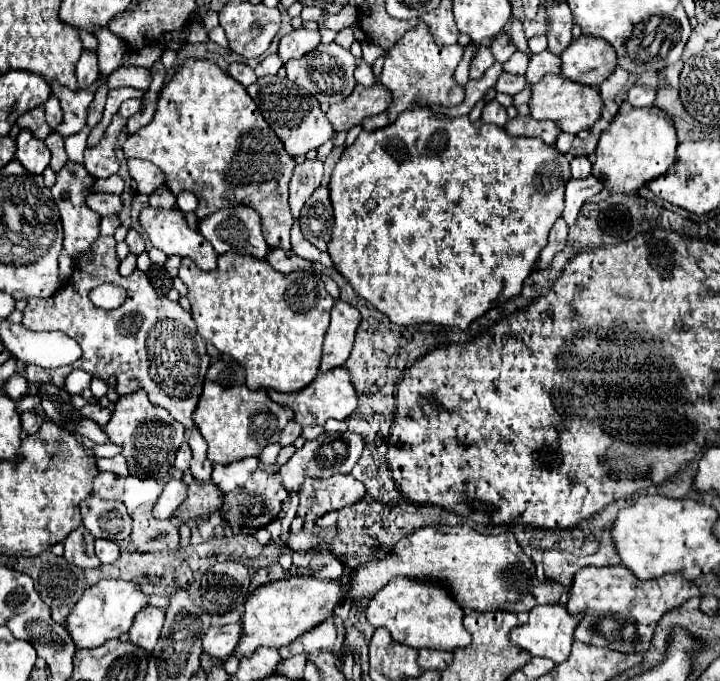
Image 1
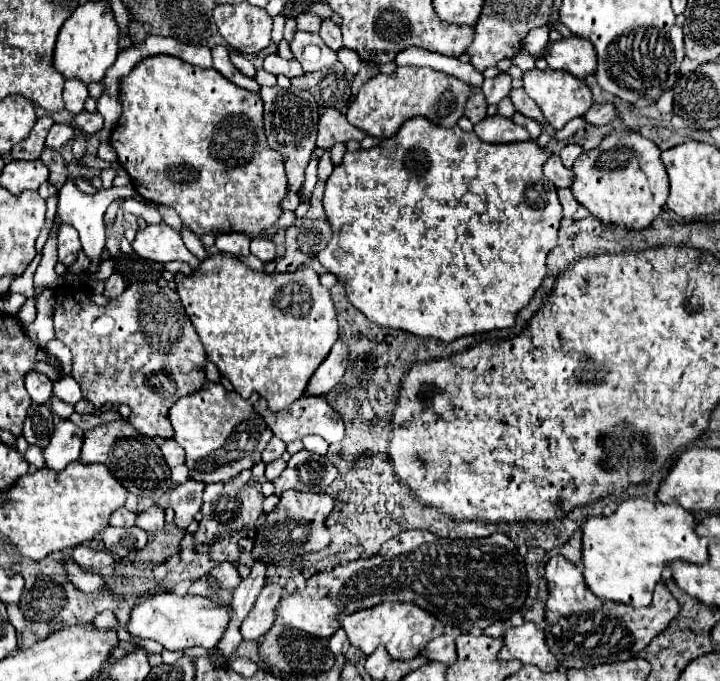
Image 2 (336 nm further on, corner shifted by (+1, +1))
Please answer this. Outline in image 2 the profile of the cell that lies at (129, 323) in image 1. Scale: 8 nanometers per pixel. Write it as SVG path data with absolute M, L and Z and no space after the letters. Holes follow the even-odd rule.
M134 282L108 306L94 306L90 302L90 292L84 288L60 290L62 306L58 306L58 292L54 304L54 332L72 350L72 378L80 384L84 400L100 408L104 402L118 402L130 408L130 424L146 436L172 438L172 424L168 420L168 408L182 396L198 392L204 382L206 352L204 346L182 308L178 294L168 286L158 286L154 282Z

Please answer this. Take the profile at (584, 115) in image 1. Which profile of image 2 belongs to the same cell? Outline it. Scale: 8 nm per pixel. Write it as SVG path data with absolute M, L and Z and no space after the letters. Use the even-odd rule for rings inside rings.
M534 68L530 72L525 72L522 80L526 94L540 106L546 122L554 130L564 128L566 122L570 122L576 116L586 114L588 108L592 106L592 92L590 92L590 88L582 80L574 78L572 74L568 74L564 70L552 70L552 68L538 70L538 68Z

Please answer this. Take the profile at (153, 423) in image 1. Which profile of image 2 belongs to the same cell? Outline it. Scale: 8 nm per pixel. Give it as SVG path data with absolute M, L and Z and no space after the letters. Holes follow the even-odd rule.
M112 420L106 422L94 430L84 432L84 444L82 444L82 454L80 454L82 464L94 464L100 462L104 464L114 478L118 478L128 492L138 496L140 500L150 500L156 502L158 496L168 492L172 488L170 480L170 468L164 462L164 456L158 448L158 444L140 434L128 420Z

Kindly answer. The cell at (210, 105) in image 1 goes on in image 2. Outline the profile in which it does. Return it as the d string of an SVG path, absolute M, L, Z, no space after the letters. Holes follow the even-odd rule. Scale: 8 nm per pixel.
M158 54L158 56L148 56L142 62L138 62L132 68L132 72L120 80L120 94L118 94L118 98L120 98L120 104L122 104L122 116L120 116L116 128L110 134L110 146L116 150L118 164L128 172L136 192L142 198L152 200L152 202L162 204L162 206L174 208L178 212L178 216L182 218L182 224L186 228L190 228L194 234L198 234L198 236L212 234L214 230L218 230L220 234L244 232L250 238L264 238L264 230L268 226L272 226L280 218L278 202L288 192L288 184L286 184L282 156L276 150L268 148L268 142L266 142L266 136L264 136L264 122L262 122L264 110L262 110L262 100L260 100L258 94L248 92L244 88L238 88L236 84L226 80L220 72L216 72L214 68L204 68L202 70L198 66L190 66L186 62L180 62L178 58L166 56L166 54Z

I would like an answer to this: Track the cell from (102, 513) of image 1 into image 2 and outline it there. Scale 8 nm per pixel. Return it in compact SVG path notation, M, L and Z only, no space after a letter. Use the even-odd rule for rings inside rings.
M108 526L108 528L102 530L100 538L106 546L106 552L112 552L118 558L126 558L128 554L138 552L140 548L146 546L148 534L140 528L136 528L136 526L132 526L132 528Z

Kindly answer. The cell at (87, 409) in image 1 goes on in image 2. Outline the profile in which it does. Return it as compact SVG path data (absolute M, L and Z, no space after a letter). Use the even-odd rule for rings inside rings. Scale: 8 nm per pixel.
M60 420L56 424L50 444L44 448L46 468L60 472L70 462L76 462L80 458L82 438L84 438L84 432L76 424L72 424L70 420Z

